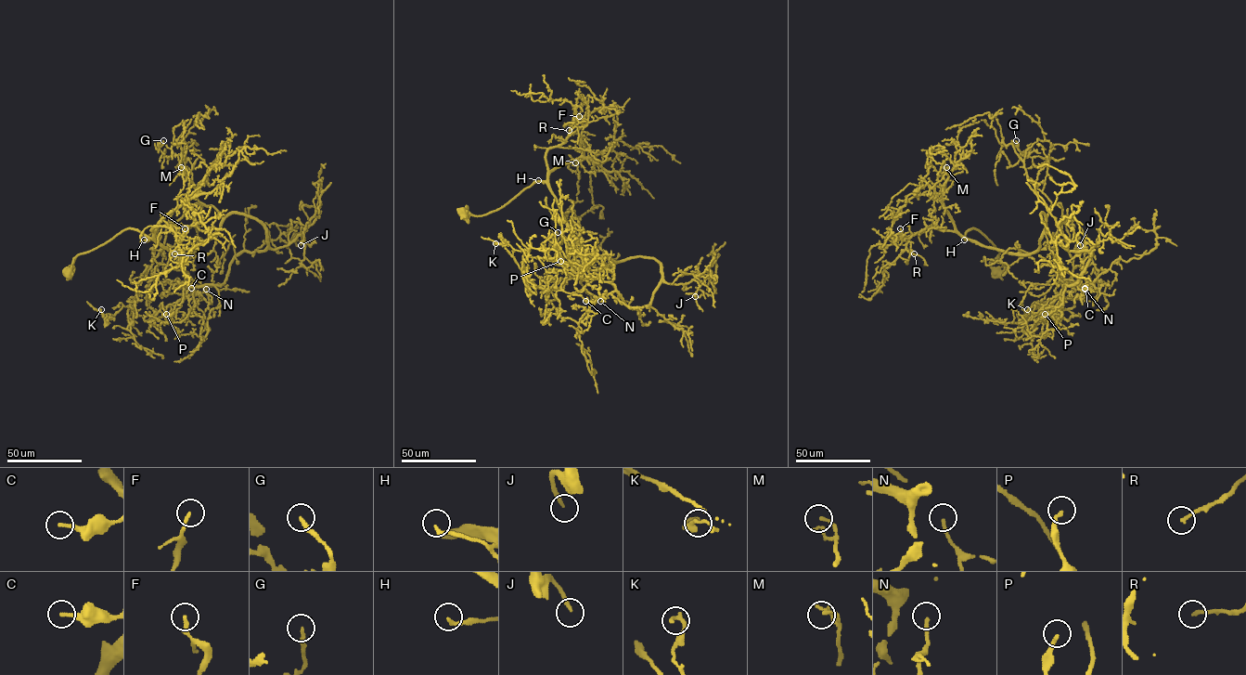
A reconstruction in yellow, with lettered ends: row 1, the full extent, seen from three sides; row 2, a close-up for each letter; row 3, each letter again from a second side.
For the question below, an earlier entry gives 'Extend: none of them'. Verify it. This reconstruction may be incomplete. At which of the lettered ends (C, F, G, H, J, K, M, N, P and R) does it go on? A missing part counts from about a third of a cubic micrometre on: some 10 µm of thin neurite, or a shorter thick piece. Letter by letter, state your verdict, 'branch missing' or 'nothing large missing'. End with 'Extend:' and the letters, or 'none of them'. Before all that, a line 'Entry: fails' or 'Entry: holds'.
Entry: holds
C: nothing large missing
F: nothing large missing
G: nothing large missing
H: nothing large missing
J: nothing large missing
K: nothing large missing
M: nothing large missing
N: nothing large missing
P: nothing large missing
R: nothing large missing
Extend: none of them

